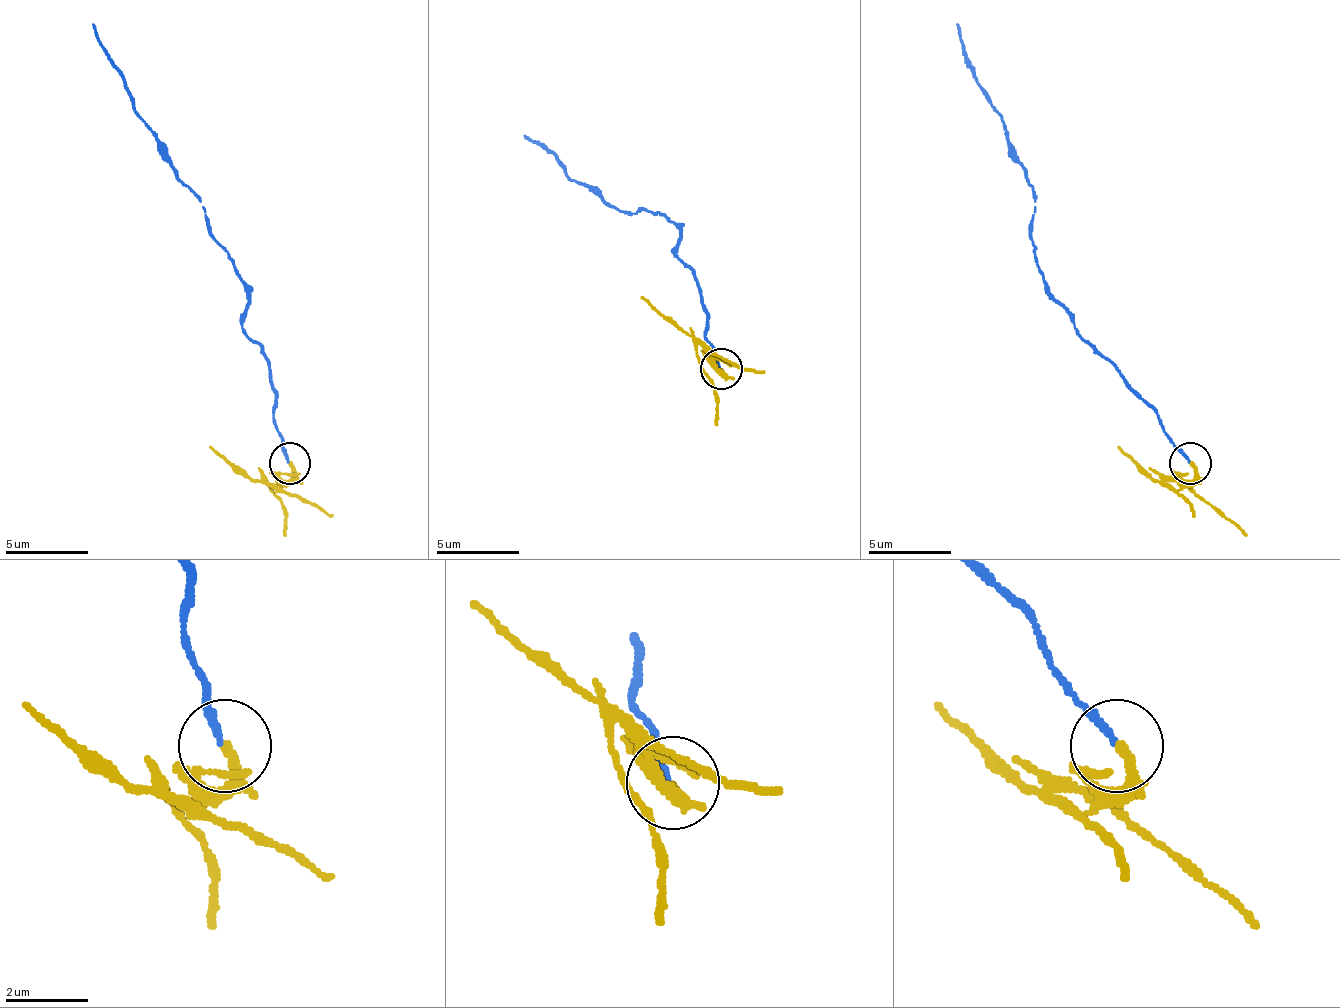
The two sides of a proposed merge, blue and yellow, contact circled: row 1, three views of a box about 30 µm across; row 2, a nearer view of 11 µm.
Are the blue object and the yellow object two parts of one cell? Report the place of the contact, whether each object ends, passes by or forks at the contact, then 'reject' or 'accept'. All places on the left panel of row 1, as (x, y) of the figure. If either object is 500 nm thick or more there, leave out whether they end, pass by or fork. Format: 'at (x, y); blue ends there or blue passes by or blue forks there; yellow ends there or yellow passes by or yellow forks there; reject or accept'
at (290, 463); blue ends there; yellow ends there; reject

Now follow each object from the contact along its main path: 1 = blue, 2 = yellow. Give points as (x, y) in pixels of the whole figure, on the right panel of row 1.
1: (1189, 464), (1160, 414), (1077, 331), (1048, 290), (1032, 240), (1036, 190), (990, 103), (957, 25)
2: (1189, 464), (1189, 472), (1173, 472), (1156, 481), (1119, 447)

